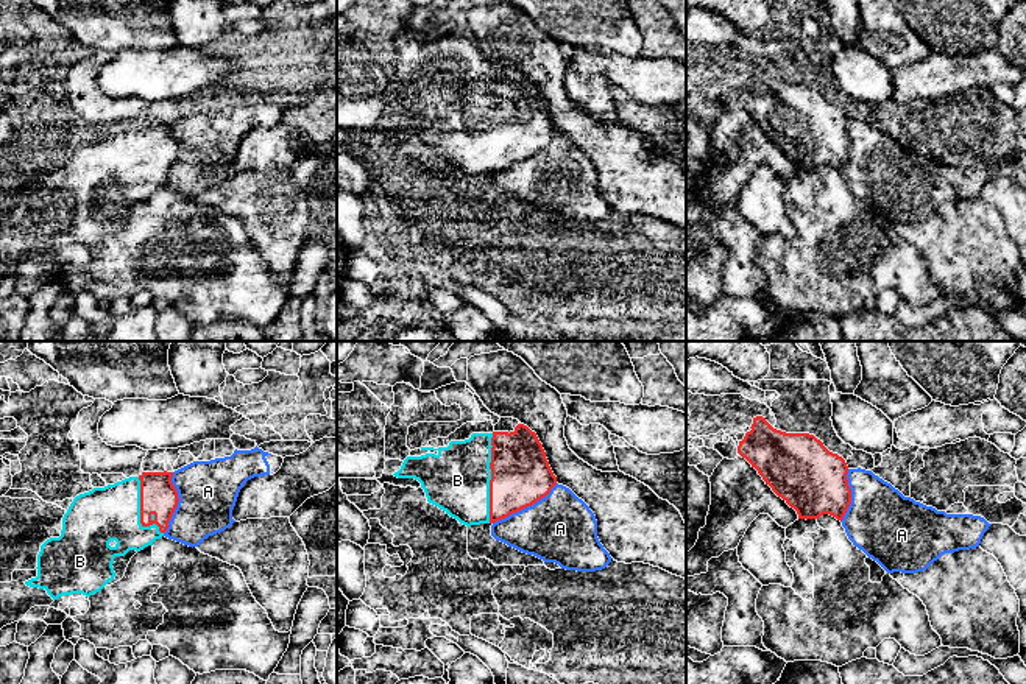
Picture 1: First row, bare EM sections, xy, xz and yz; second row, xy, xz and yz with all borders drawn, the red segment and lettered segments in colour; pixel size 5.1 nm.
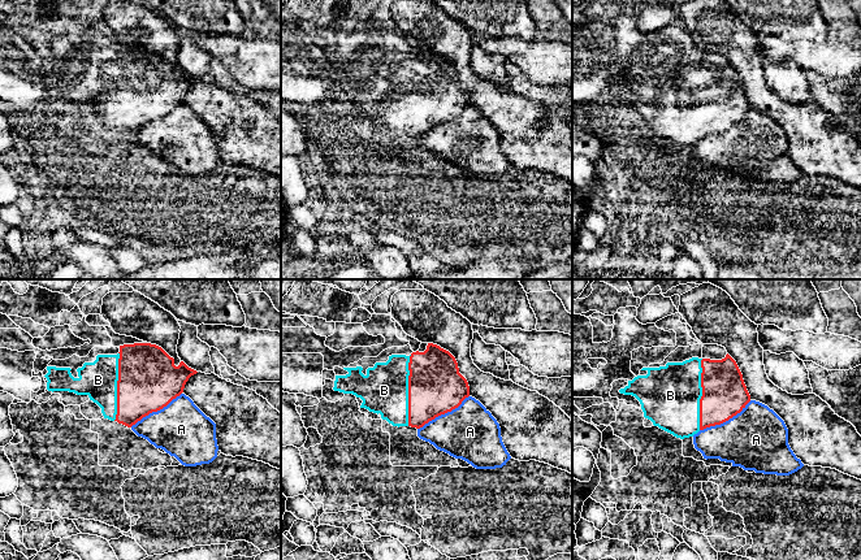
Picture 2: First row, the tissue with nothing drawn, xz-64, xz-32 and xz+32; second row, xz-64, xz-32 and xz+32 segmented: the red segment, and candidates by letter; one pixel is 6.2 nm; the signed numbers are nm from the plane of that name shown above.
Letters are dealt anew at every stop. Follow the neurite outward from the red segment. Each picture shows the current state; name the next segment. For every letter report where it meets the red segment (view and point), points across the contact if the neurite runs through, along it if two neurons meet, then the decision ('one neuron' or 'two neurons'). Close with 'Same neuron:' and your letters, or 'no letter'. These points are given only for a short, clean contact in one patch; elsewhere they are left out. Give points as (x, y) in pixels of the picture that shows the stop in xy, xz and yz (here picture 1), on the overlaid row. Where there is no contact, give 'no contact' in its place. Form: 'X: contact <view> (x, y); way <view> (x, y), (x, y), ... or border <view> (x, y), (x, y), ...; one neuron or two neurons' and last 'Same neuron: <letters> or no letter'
A: contact xz (524, 507); two neurons
B: contact xz (491, 479); one neuron
Same neuron: B

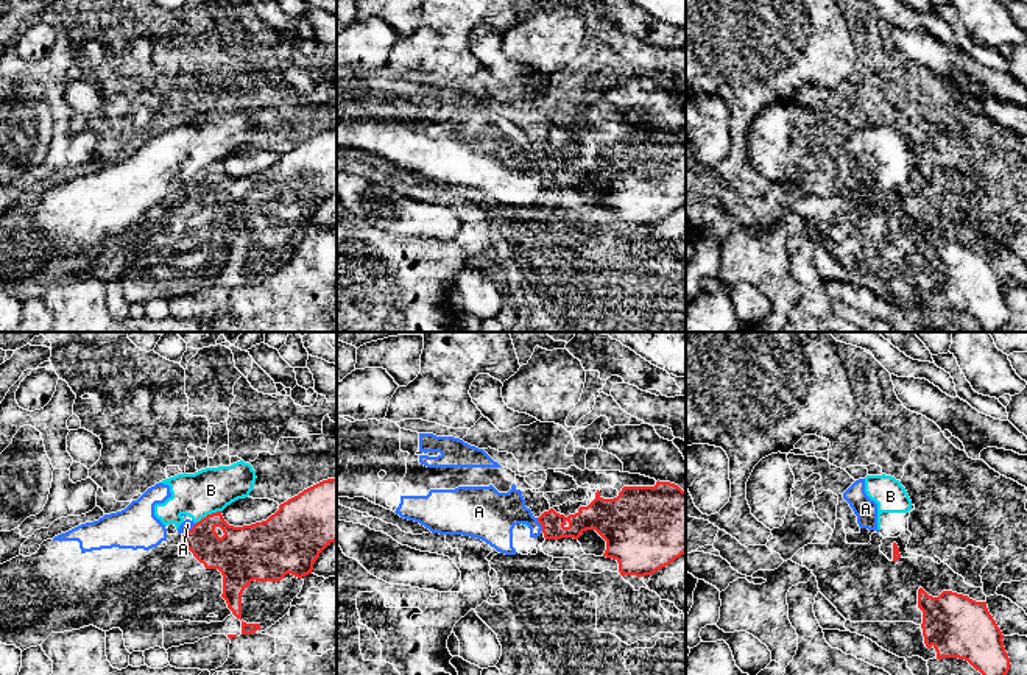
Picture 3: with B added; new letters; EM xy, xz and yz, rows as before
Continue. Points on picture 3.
A: contact xz (539, 523); border xz (536, 518), (543, 530); two neurons
B: contact xy (208, 515); border xy (220, 510), (203, 516), (195, 524); two neurons
Same neuron: no letter

